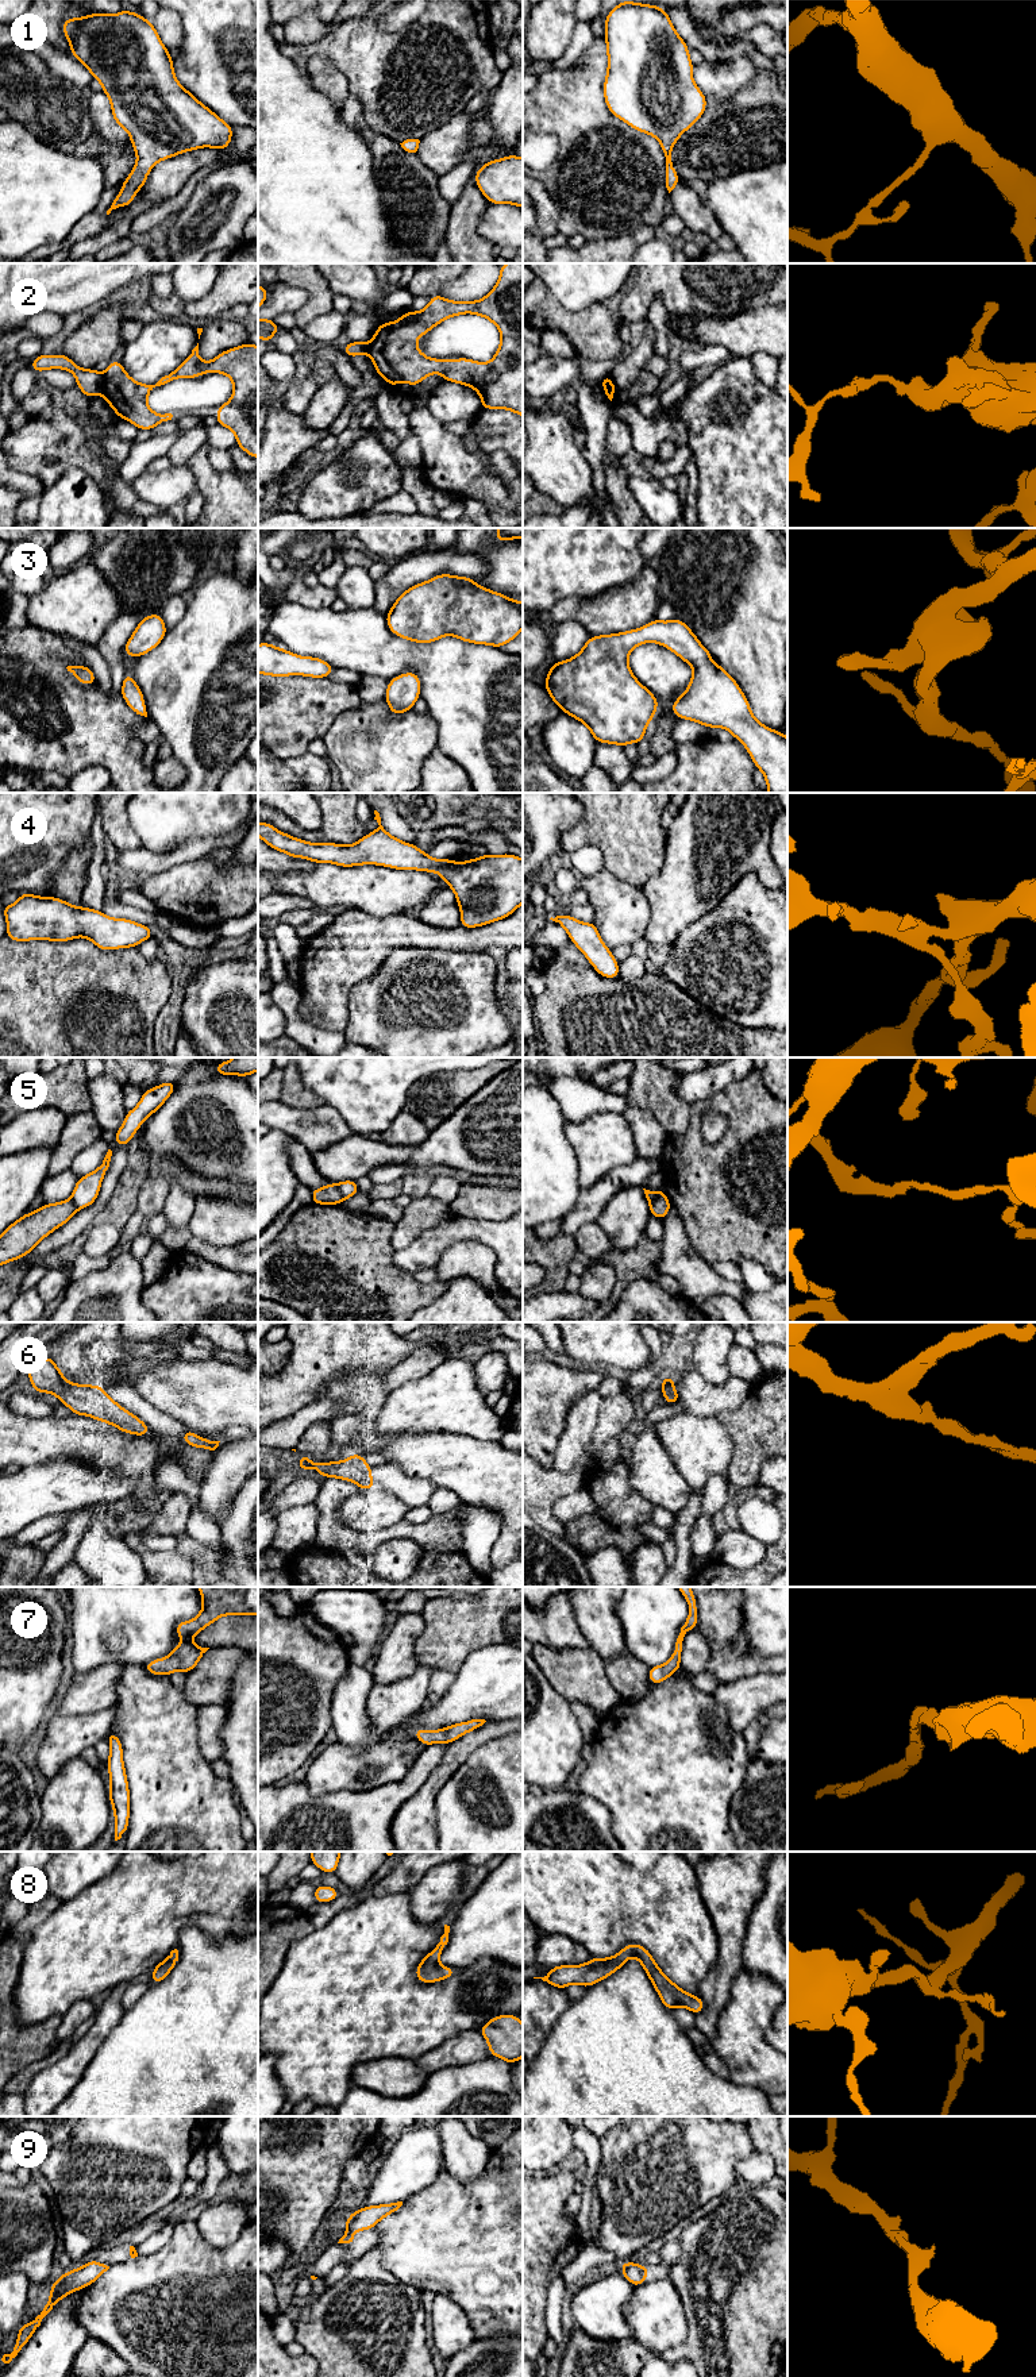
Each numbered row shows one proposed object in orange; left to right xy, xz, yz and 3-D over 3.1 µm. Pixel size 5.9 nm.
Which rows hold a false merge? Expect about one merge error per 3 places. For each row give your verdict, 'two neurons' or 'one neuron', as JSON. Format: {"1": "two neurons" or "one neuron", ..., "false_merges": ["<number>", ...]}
{"1": "one neuron", "2": "two neurons", "3": "one neuron", "4": "one neuron", "5": "two neurons", "6": "one neuron", "7": "one neuron", "8": "one neuron", "9": "one neuron", "false_merges": ["2", "5"]}

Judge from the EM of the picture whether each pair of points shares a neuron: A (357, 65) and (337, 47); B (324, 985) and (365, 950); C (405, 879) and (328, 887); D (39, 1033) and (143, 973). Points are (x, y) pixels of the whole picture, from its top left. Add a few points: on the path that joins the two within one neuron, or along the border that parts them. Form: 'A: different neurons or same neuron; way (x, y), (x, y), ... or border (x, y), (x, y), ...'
A: same neuron; way (351, 60), (342, 50)
B: same neuron; way (334, 975), (355, 954)
C: same neuron; way (386, 889), (347, 887)
D: same neuron; way (64, 1005), (81, 986), (115, 983)

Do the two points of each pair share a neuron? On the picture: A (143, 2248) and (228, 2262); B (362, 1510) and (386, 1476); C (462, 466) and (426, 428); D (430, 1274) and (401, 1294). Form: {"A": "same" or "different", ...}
{"A": "different", "B": "different", "C": "same", "D": "different"}

